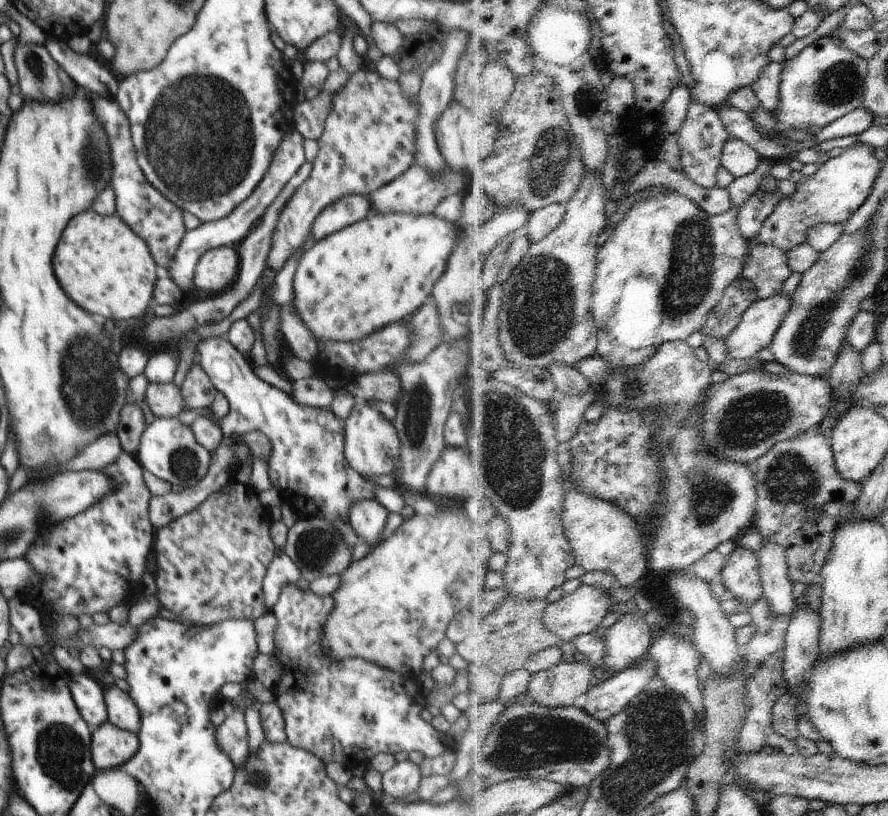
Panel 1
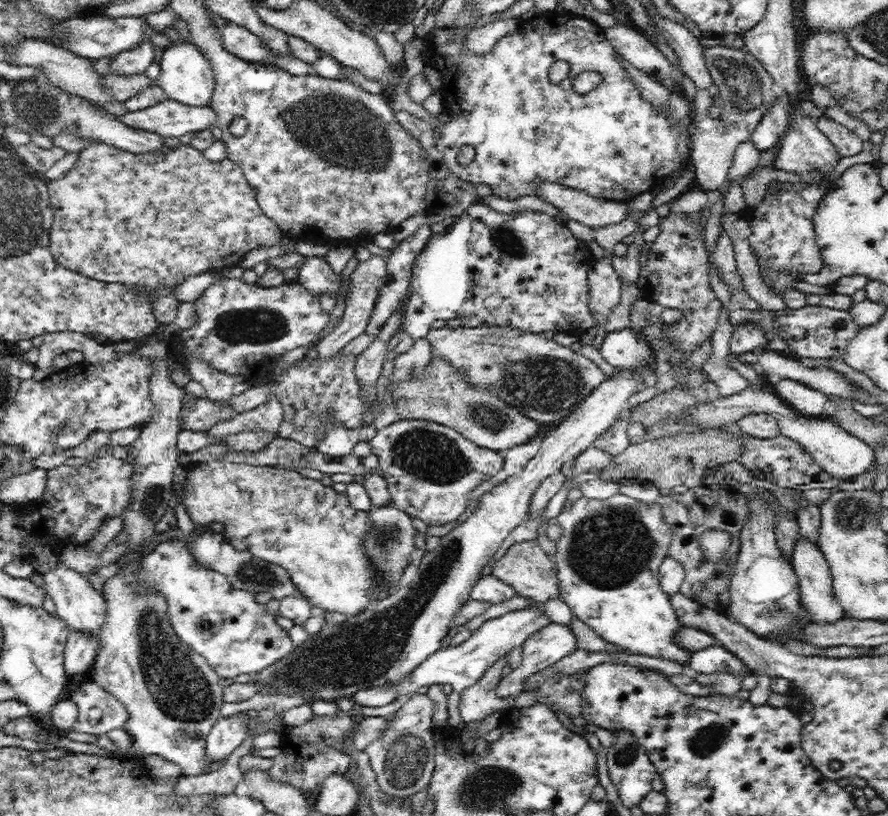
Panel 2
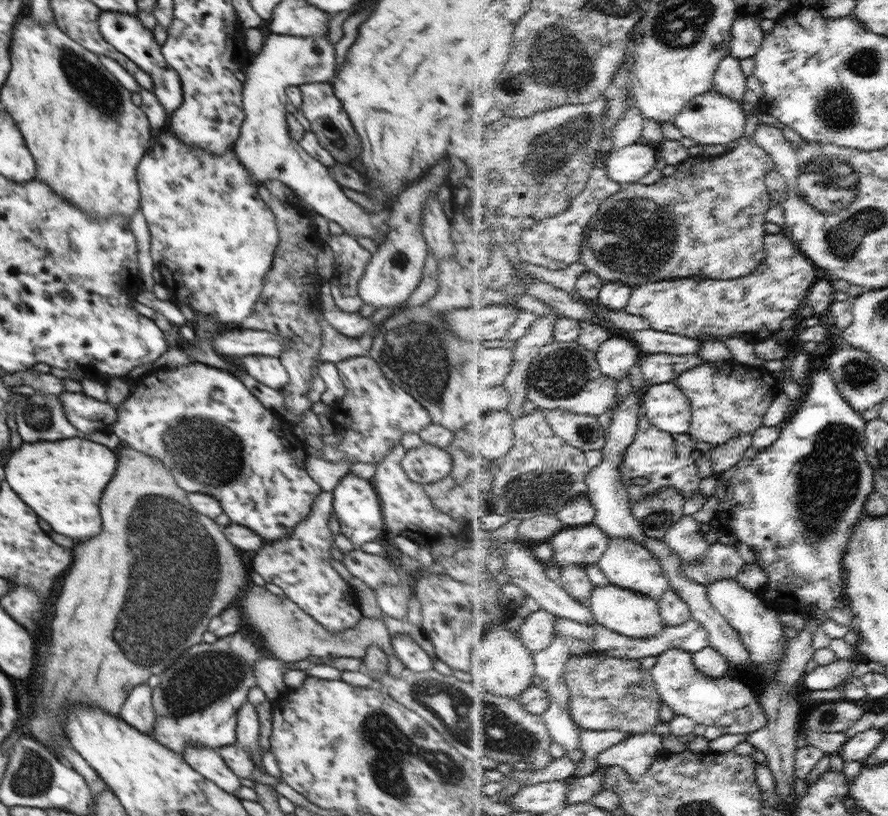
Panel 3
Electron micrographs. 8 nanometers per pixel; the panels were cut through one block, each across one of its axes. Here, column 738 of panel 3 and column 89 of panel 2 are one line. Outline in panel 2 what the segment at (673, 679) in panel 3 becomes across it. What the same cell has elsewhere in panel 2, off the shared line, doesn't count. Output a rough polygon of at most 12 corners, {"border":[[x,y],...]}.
{"border":[[92,677],[68,699],[78,716],[64,734],[123,728],[125,703]]}

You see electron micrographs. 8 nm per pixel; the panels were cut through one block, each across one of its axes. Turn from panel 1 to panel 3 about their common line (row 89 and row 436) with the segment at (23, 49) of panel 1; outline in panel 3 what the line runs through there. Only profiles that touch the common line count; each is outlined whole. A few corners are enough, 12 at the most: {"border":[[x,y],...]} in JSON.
{"border":[[18,395],[14,418],[23,442],[78,436],[60,396]]}

